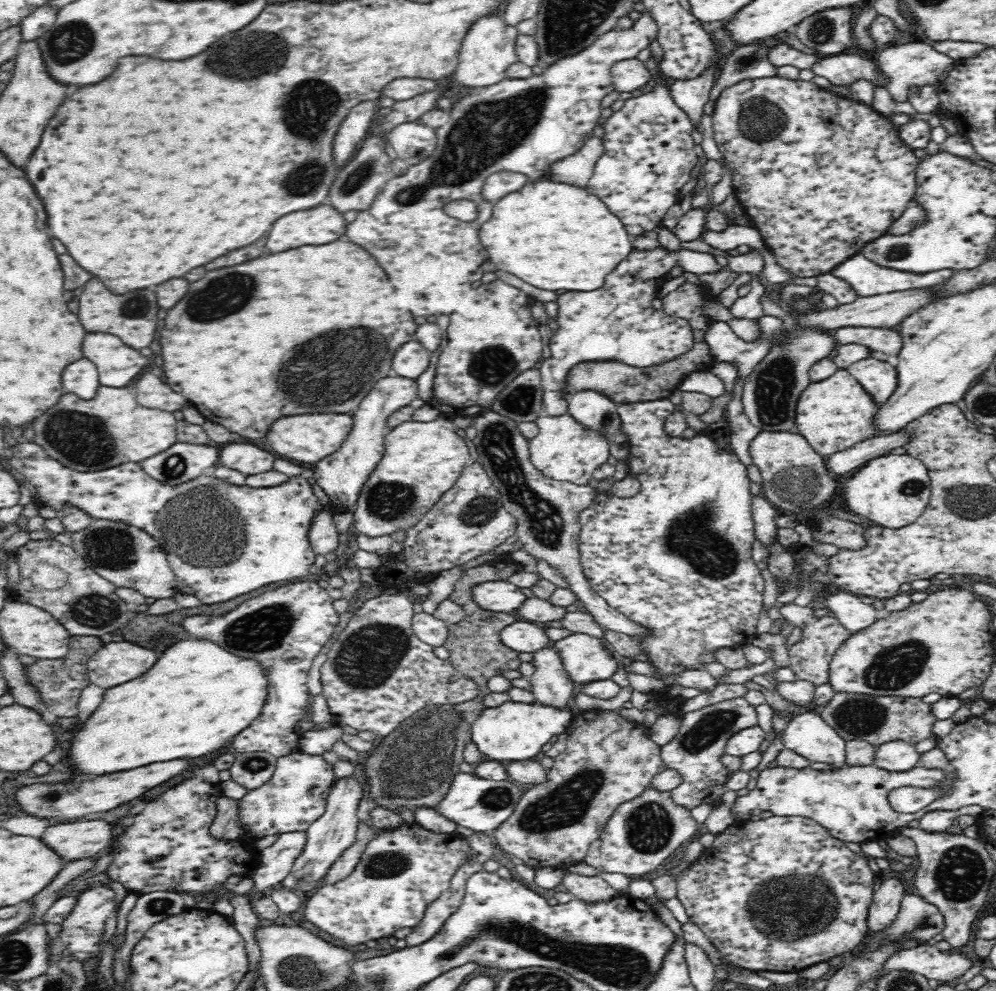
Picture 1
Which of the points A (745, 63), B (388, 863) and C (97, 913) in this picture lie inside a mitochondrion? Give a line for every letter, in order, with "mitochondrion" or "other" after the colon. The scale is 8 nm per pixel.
A: mitochondrion
B: mitochondrion
C: other

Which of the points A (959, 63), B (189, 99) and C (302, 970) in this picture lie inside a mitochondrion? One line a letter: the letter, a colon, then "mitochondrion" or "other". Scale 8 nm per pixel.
A: other
B: other
C: mitochondrion

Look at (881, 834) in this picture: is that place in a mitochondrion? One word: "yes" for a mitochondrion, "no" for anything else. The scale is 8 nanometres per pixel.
no

